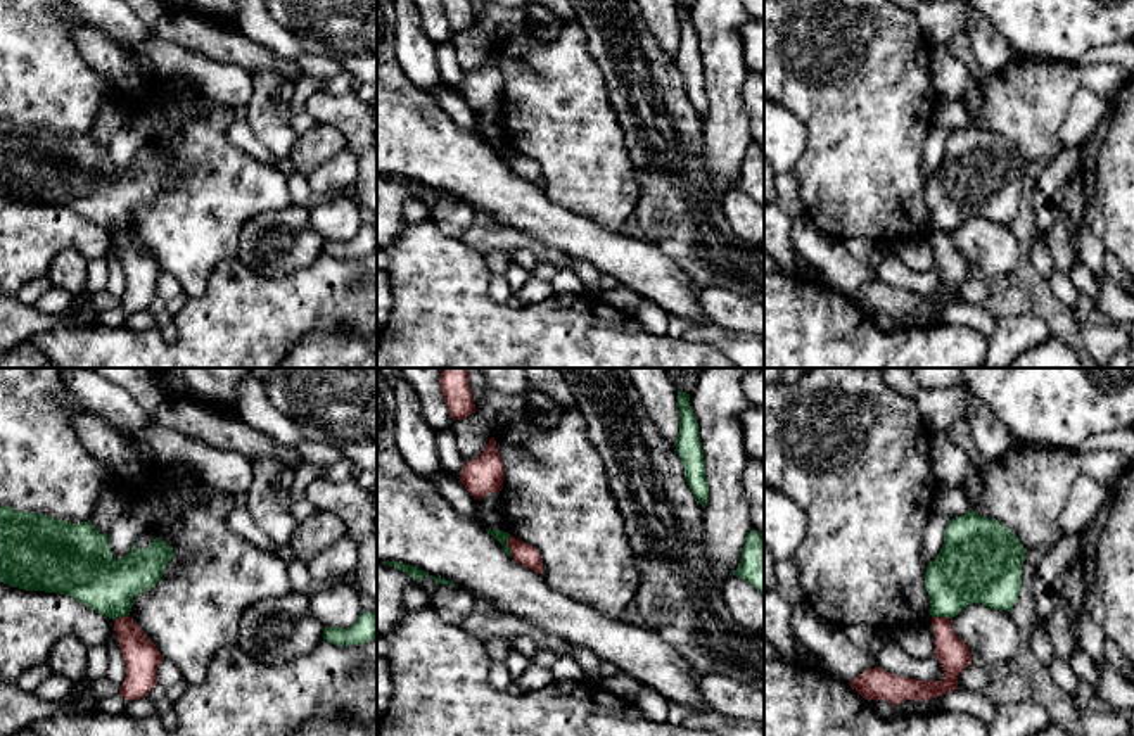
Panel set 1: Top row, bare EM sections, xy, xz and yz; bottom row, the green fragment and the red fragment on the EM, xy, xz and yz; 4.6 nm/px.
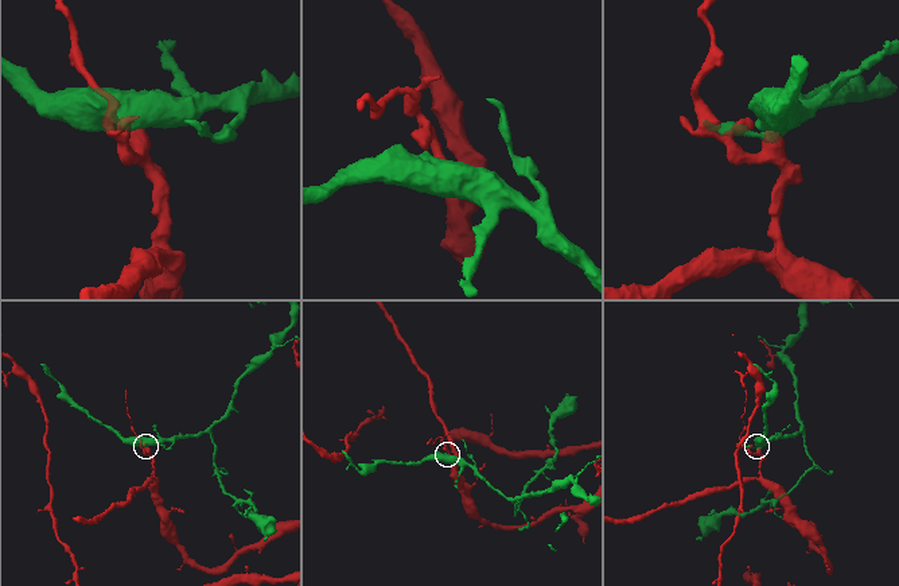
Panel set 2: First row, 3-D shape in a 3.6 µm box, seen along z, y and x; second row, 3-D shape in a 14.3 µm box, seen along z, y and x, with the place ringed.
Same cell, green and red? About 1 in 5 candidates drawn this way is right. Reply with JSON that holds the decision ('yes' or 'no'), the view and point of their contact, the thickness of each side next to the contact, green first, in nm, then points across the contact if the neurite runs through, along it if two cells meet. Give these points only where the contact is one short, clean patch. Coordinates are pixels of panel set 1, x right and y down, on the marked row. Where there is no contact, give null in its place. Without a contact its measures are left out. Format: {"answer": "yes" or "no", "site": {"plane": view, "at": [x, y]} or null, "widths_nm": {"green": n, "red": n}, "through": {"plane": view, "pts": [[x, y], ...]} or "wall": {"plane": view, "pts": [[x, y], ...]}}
{"answer": "no", "site": {"plane": "xz", "at": [507, 546]}, "widths_nm": {"green": 60, "red": 100}}

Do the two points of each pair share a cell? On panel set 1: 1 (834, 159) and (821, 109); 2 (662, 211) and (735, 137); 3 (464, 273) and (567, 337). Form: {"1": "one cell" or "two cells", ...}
{"1": "one cell", "2": "two cells", "3": "one cell"}

